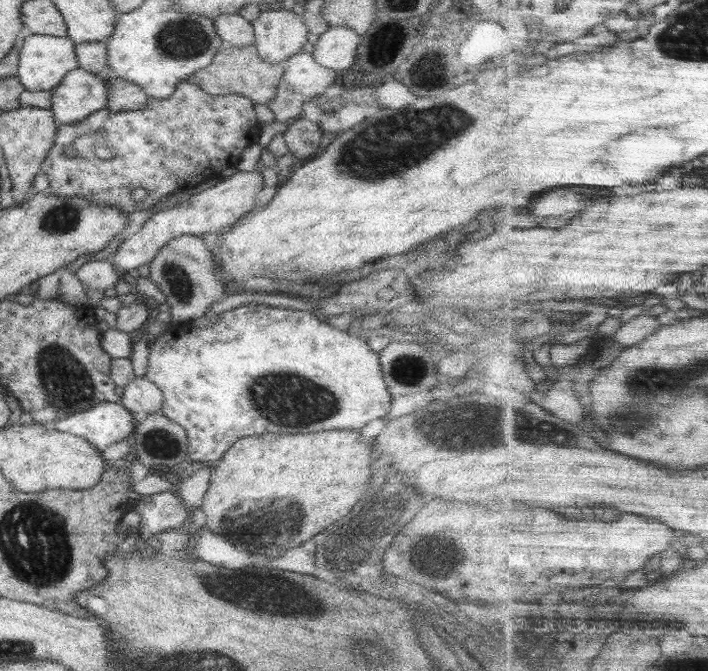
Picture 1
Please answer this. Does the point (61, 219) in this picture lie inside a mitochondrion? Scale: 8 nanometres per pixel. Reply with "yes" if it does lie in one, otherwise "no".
yes

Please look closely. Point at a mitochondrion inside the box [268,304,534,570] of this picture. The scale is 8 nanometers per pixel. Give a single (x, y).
(456, 428)

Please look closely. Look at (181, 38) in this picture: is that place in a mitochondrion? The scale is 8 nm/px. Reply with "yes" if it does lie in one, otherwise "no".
yes

